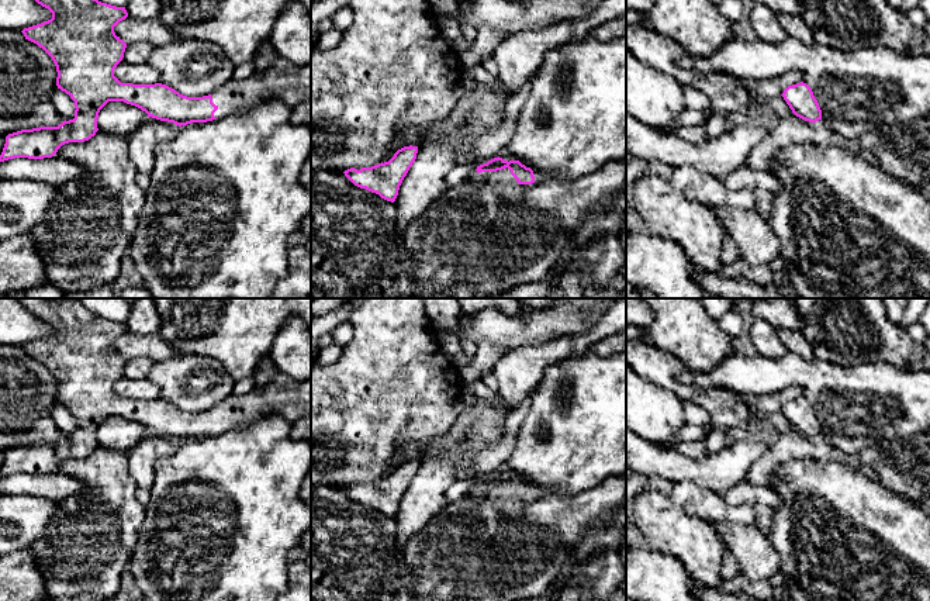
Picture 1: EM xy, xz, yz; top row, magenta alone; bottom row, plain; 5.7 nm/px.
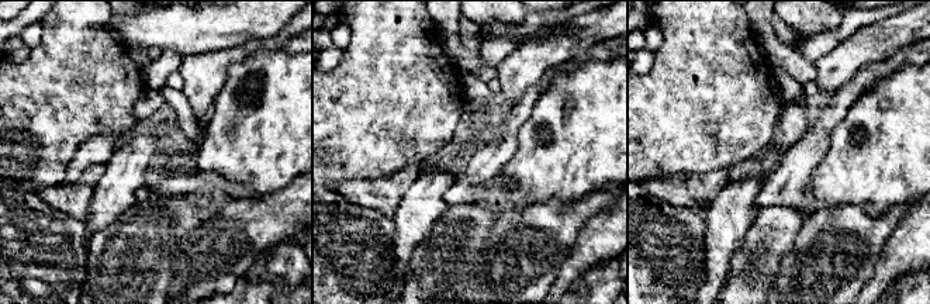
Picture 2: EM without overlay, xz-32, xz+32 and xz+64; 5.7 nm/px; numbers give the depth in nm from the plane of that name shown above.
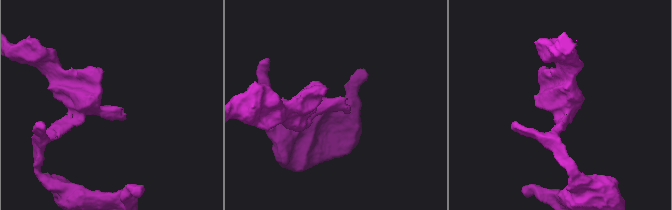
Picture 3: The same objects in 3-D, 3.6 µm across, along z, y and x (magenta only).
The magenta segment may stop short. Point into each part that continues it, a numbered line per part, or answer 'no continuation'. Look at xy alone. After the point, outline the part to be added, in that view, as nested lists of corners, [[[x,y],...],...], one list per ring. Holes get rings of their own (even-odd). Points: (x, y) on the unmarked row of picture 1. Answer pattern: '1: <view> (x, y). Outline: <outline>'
1: xy (290, 399). Outline: [[[277,372],[266,386],[257,386],[245,396],[231,394],[211,410],[218,422],[215,434],[224,434],[255,422],[266,415],[280,415],[294,422],[311,414],[311,379],[298,381]]]

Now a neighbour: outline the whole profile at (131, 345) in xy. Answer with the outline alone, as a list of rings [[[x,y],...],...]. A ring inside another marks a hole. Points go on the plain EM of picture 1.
[[[127,332],[114,342],[115,350],[127,360],[149,358],[153,362],[176,356],[174,348],[159,334],[138,335]]]

